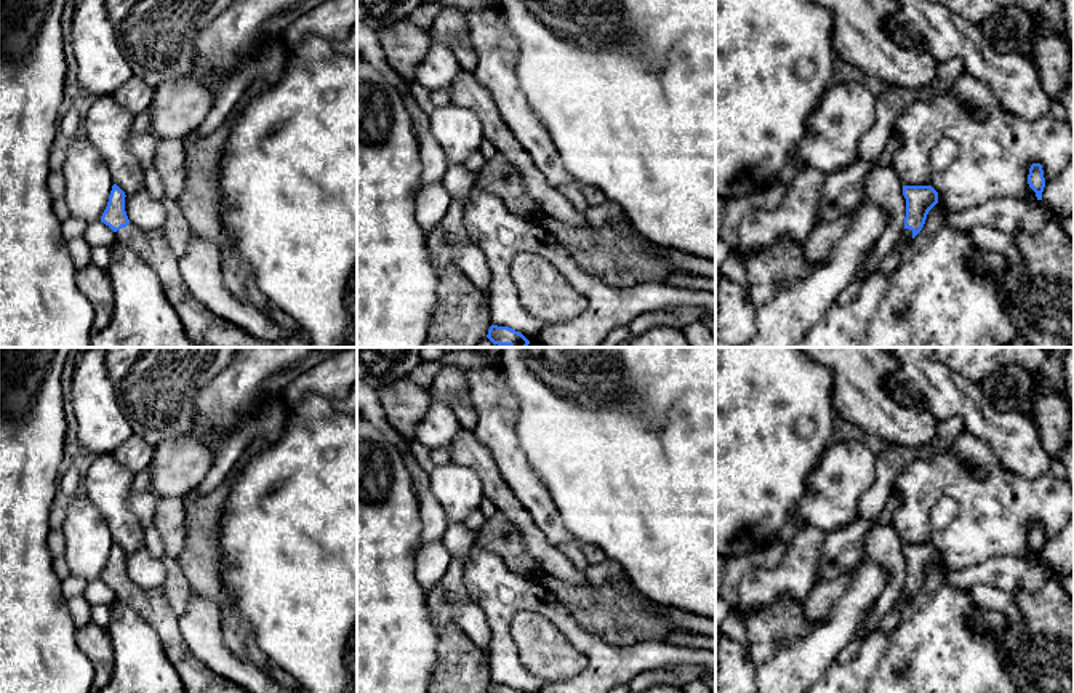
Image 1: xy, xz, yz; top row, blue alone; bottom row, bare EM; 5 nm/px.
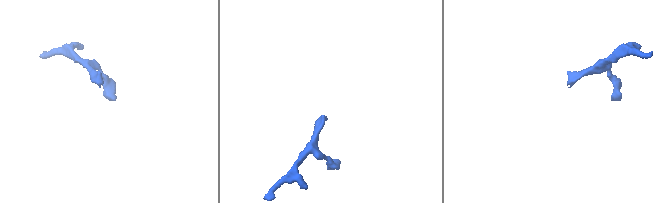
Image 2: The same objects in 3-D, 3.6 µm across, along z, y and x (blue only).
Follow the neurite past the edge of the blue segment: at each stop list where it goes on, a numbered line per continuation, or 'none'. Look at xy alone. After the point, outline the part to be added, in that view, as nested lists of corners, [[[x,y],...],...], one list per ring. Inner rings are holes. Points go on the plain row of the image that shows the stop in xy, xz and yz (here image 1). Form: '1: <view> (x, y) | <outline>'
1: xy (152, 605) | [[[130,581],[115,592],[117,600],[136,610],[155,631],[187,693],[248,693],[194,658],[181,635],[179,618],[162,589],[146,591]]]

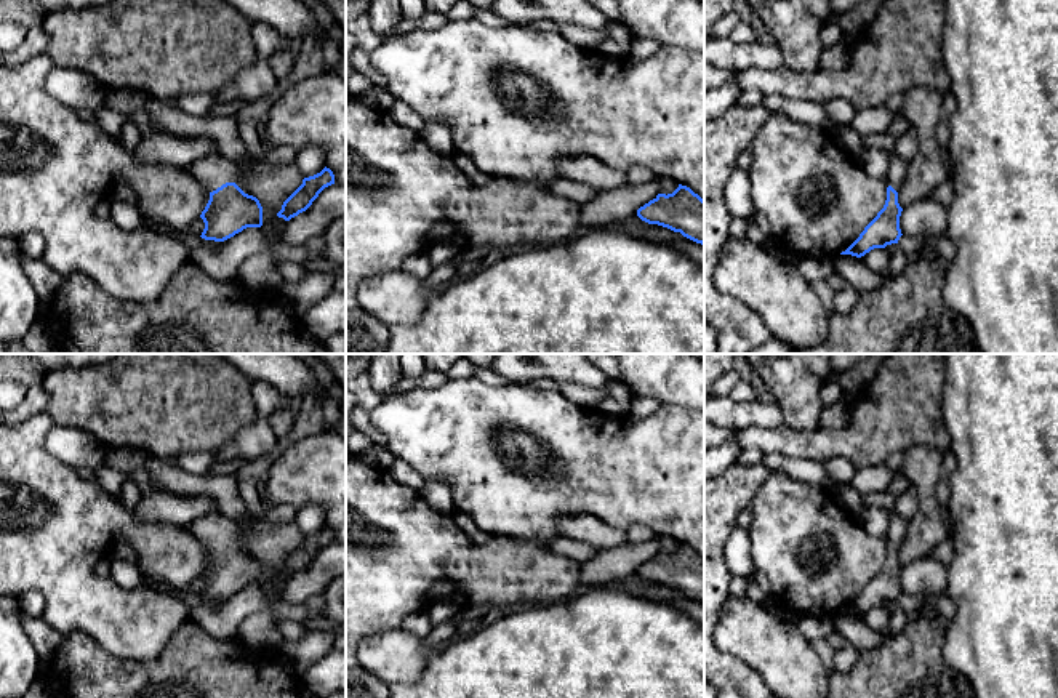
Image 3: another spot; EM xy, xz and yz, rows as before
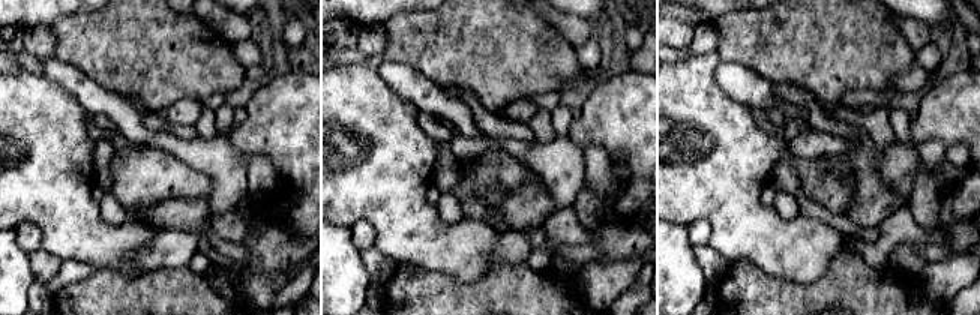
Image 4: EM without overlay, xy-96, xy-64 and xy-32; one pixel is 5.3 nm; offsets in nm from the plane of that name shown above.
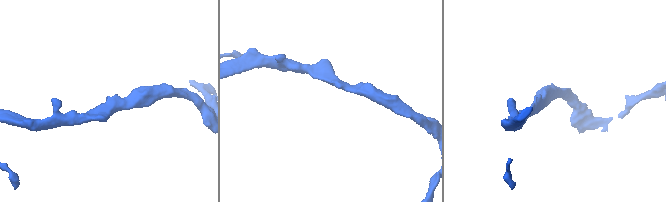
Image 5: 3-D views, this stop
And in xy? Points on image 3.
1: xy (213, 529) | [[[218,509],[198,517],[190,525],[190,532],[208,552],[237,538],[235,522],[224,517]]]

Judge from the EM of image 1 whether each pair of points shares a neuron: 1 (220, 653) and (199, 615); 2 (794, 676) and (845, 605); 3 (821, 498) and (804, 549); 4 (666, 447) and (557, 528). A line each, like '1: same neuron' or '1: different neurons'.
1: same neuron
2: same neuron
3: different neurons
4: different neurons

